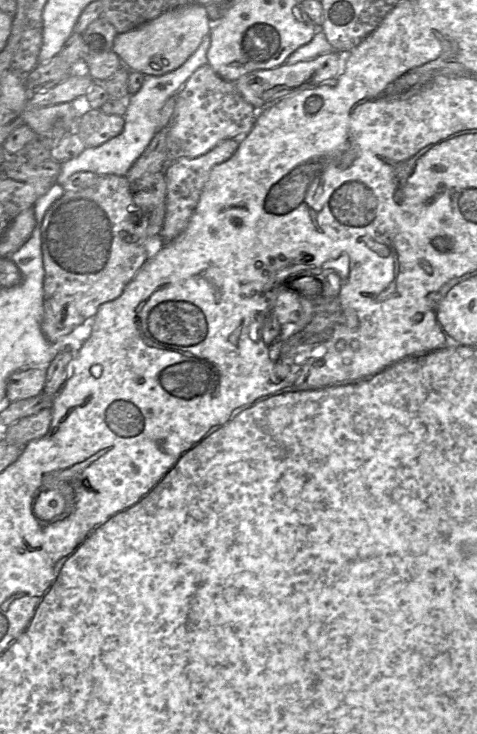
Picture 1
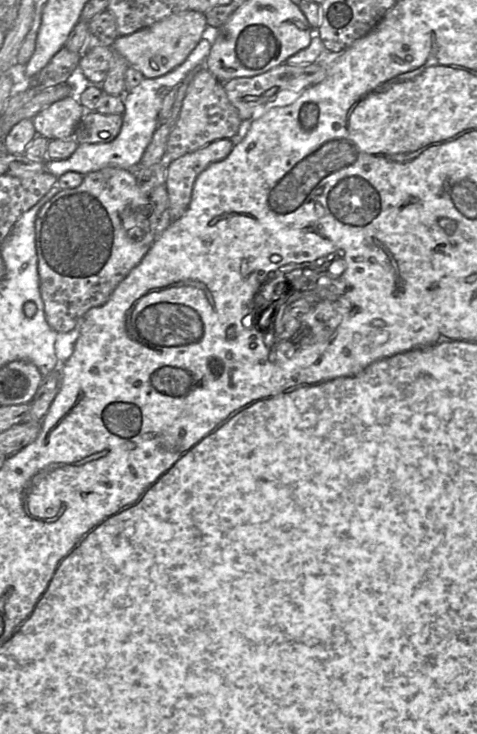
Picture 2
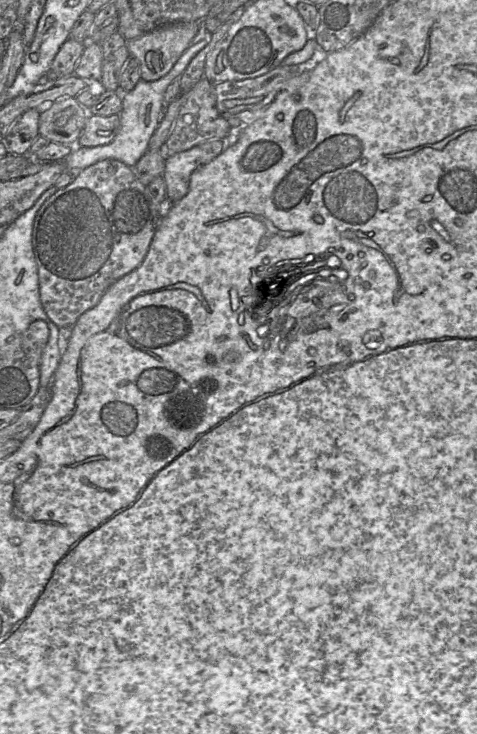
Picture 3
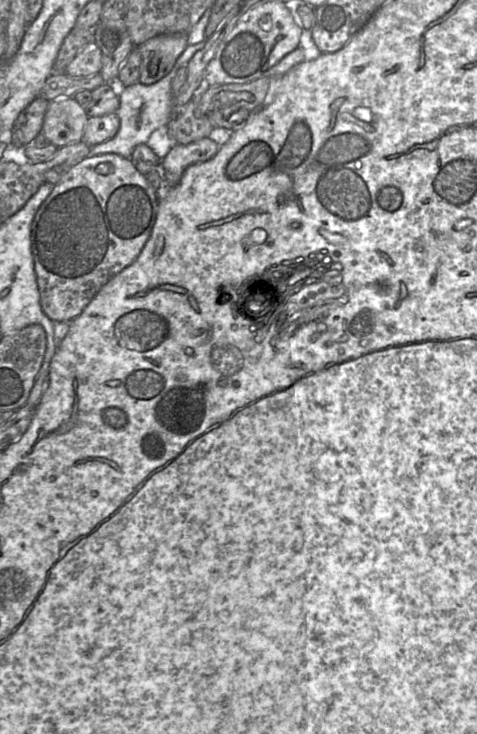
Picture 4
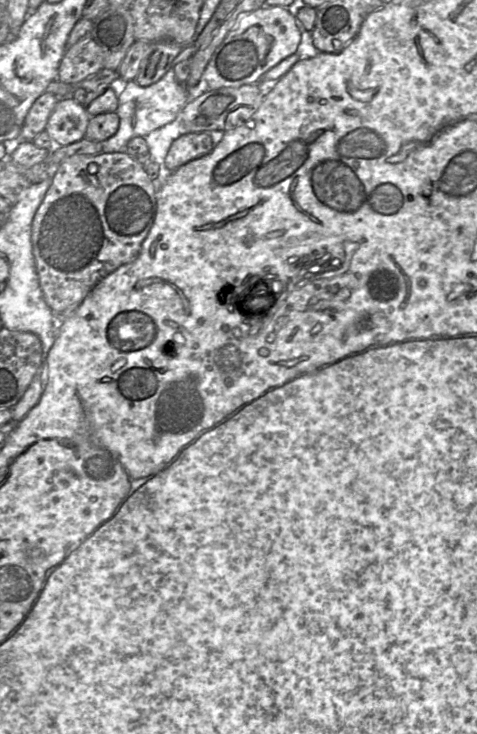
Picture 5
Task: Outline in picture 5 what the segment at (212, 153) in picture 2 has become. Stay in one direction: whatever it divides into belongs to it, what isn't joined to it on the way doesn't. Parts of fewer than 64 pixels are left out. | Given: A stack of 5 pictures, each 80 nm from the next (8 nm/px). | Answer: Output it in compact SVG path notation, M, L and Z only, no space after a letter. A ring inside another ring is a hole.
M190 132L174 140L164 160L164 166L173 172L187 162L205 156L214 148L207 132Z

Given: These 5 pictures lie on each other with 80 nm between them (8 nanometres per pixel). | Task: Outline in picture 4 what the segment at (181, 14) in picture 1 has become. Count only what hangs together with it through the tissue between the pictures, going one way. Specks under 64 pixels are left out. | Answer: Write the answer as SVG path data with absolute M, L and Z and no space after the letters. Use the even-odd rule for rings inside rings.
M185 33L157 35L135 46L141 54L139 82L151 85L162 79L171 71L187 46Z

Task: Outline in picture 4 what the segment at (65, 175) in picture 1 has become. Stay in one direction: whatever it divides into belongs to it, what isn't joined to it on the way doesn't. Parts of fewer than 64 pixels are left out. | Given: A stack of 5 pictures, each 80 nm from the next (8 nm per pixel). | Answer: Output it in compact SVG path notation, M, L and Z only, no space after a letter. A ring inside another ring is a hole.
M206 40L197 44L188 44L184 52L179 56L171 71L159 81L144 85L137 82L127 87L118 89L118 97L120 100L119 108L116 112L120 119L120 128L117 134L110 140L91 146L89 156L100 154L114 153L130 159L134 148L138 144L146 143L151 133L161 126L168 125L173 117L173 95L171 91L171 83L177 71L187 66L193 55L202 49Z

